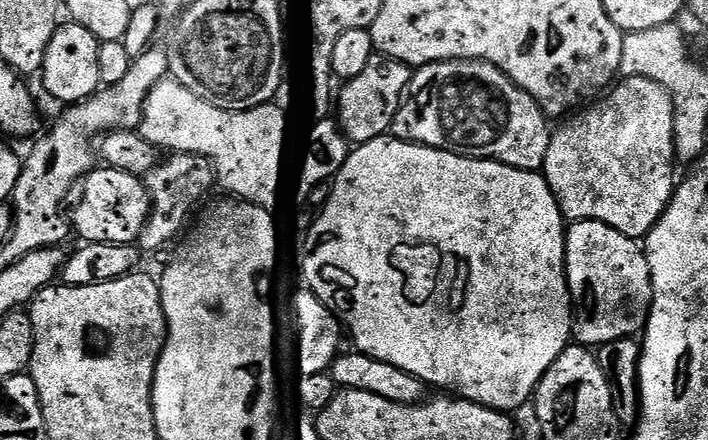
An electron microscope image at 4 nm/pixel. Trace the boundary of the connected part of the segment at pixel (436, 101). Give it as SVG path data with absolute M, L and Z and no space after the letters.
M453 60L445 62L435 69L436 81L425 90L420 96L420 105L416 108L416 121L412 124L411 139L418 144L425 144L427 148L442 148L445 152L459 152L465 156L479 158L481 160L496 160L506 166L521 168L527 172L540 172L548 158L548 151L552 149L554 139L554 128L548 125L550 119L549 113L545 111L539 100L531 96L526 90L522 90L518 84L515 84L504 71L496 64L491 64L485 60Z

